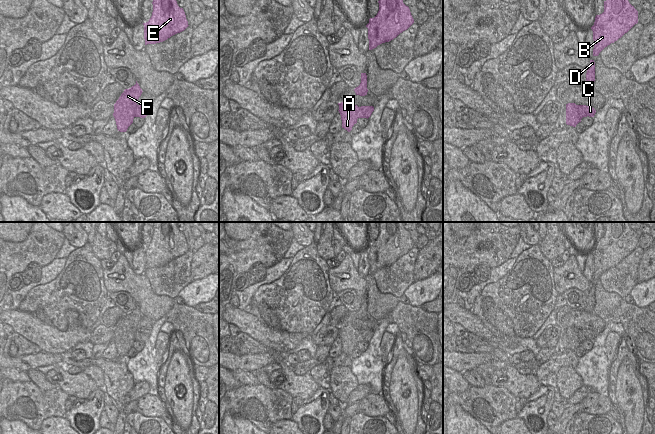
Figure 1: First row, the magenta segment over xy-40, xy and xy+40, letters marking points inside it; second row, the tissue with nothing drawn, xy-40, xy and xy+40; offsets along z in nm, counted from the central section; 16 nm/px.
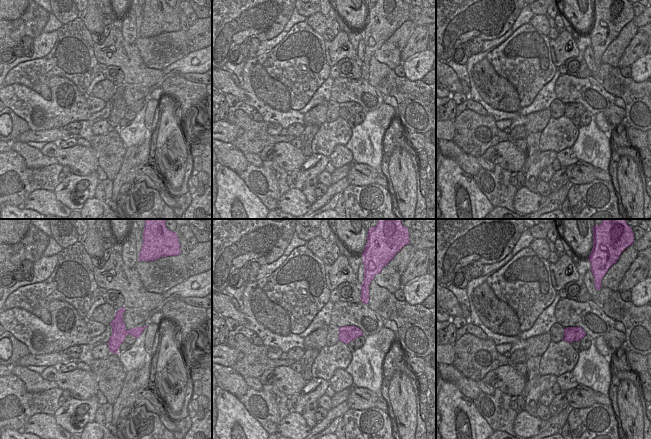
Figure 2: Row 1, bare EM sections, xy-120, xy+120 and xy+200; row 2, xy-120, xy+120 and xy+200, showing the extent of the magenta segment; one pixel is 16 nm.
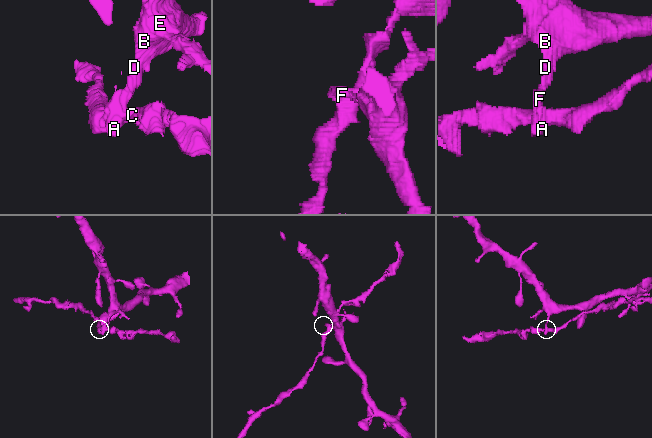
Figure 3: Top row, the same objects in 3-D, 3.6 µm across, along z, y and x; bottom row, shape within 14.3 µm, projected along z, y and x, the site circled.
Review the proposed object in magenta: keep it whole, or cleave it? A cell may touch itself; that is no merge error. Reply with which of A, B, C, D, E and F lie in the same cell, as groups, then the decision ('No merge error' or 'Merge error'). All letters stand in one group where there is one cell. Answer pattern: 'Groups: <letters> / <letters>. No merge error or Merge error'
Groups: A B D E F / C. Merge error

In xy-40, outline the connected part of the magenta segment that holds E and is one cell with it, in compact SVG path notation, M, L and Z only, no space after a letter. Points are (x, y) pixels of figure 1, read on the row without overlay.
M154 222L152 240L144 249L145 269L163 266L189 249L176 222Z

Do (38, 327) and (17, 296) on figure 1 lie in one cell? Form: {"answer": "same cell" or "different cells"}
{"answer": "different cells"}

